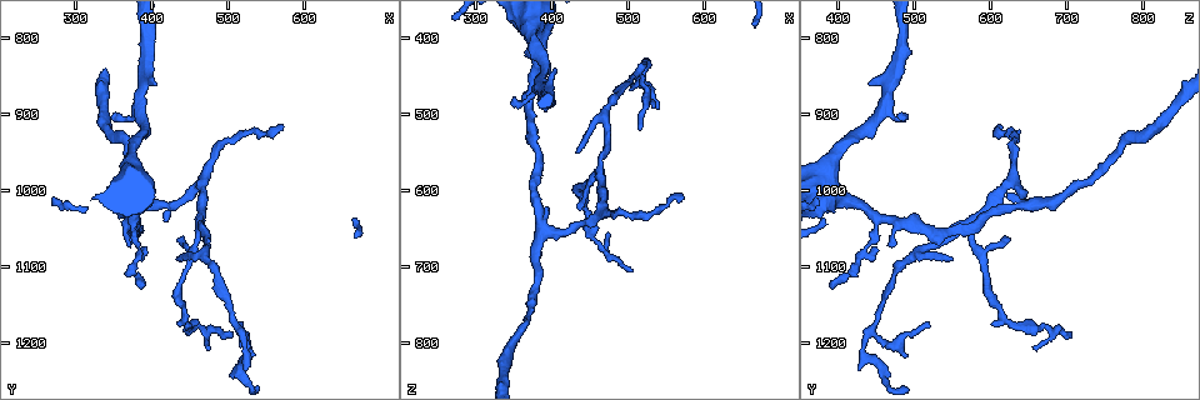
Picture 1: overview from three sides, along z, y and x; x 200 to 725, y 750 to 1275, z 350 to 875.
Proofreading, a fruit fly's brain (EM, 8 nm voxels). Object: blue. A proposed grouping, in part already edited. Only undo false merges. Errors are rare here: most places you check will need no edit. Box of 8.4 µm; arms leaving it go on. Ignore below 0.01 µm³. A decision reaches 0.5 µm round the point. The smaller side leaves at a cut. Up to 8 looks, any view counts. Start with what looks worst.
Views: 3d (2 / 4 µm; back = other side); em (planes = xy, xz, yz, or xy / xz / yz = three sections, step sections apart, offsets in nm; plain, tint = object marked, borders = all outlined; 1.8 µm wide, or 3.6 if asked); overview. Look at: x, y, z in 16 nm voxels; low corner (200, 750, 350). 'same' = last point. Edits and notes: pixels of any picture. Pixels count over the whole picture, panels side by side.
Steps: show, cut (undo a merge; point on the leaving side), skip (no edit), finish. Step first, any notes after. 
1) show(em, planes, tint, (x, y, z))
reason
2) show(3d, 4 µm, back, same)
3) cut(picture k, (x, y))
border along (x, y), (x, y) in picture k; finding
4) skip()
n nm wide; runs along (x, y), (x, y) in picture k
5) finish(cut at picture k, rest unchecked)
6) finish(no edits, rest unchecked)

show(3d, 2 µm, (375, 1040, 455))
branch point

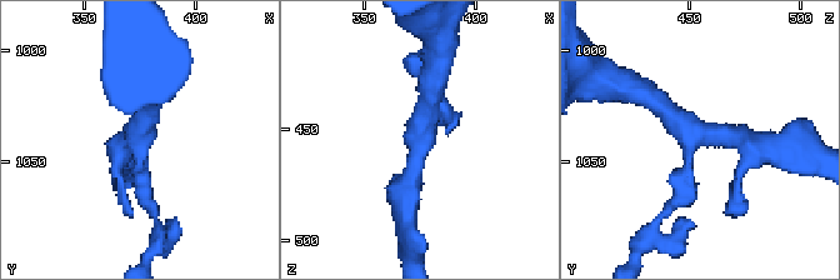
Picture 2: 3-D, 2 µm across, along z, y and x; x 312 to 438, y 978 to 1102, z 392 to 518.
show(em, planes, borders, (375, 1035, 451))
shape alone is not enough

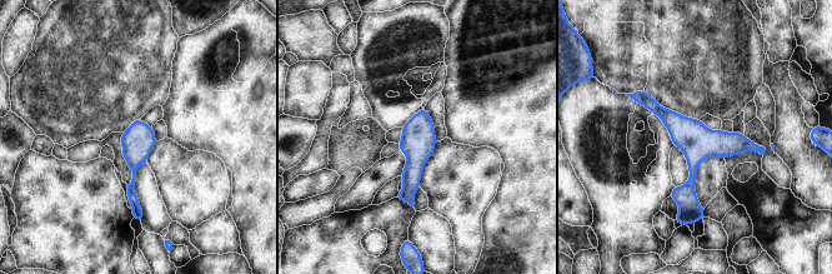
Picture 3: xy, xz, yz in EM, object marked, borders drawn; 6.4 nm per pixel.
skip()
continuous, no second neuron

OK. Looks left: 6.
show(3d, 2 µm, (515, 1185, 440))
three-way junction

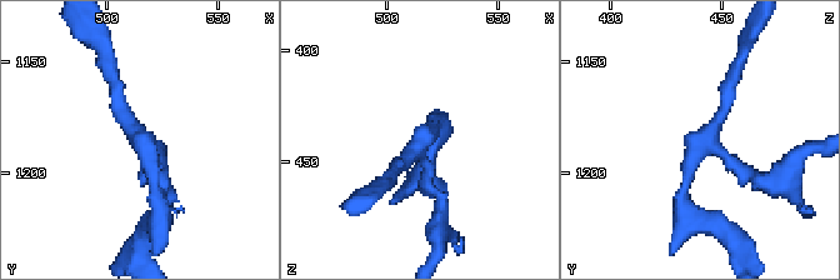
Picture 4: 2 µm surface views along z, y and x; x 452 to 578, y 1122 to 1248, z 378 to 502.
show(em, xy, step 4, plain, (514, 1184, 442))
3 arms

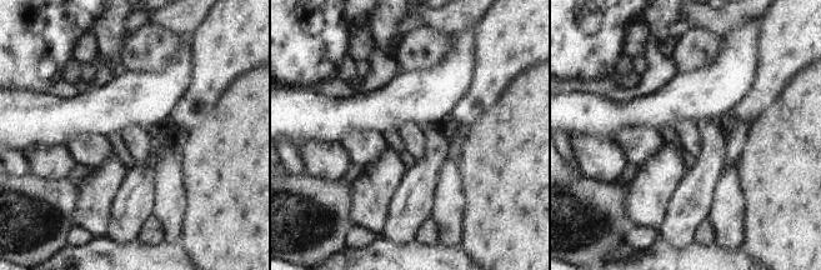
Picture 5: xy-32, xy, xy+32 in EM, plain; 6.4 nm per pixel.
show(em, xy, step 4, tint, same)
where the object lies

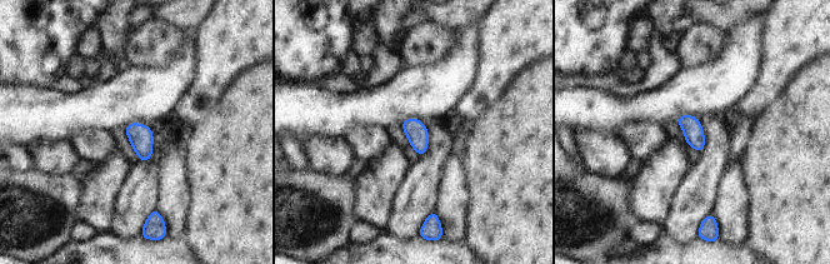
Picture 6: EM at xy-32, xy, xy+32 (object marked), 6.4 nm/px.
skip()
all the same neuron

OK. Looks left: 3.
show(em, planes, tint, (460, 1045, 570))
side arm on a straight run

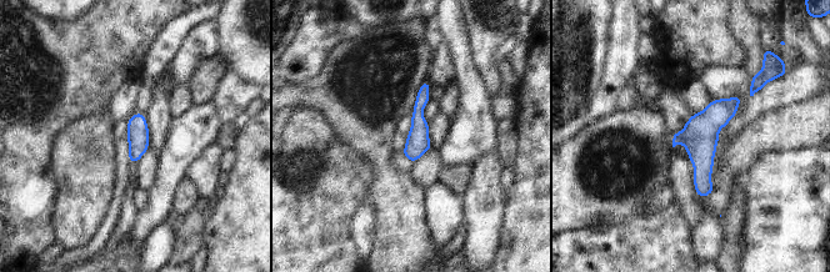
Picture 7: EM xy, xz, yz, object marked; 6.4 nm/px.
skip()
runs along (736, 100), (703, 132), (701, 194) in picture 7; continuous, no second neuron

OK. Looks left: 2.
finish(no edits, rest unchecked)

